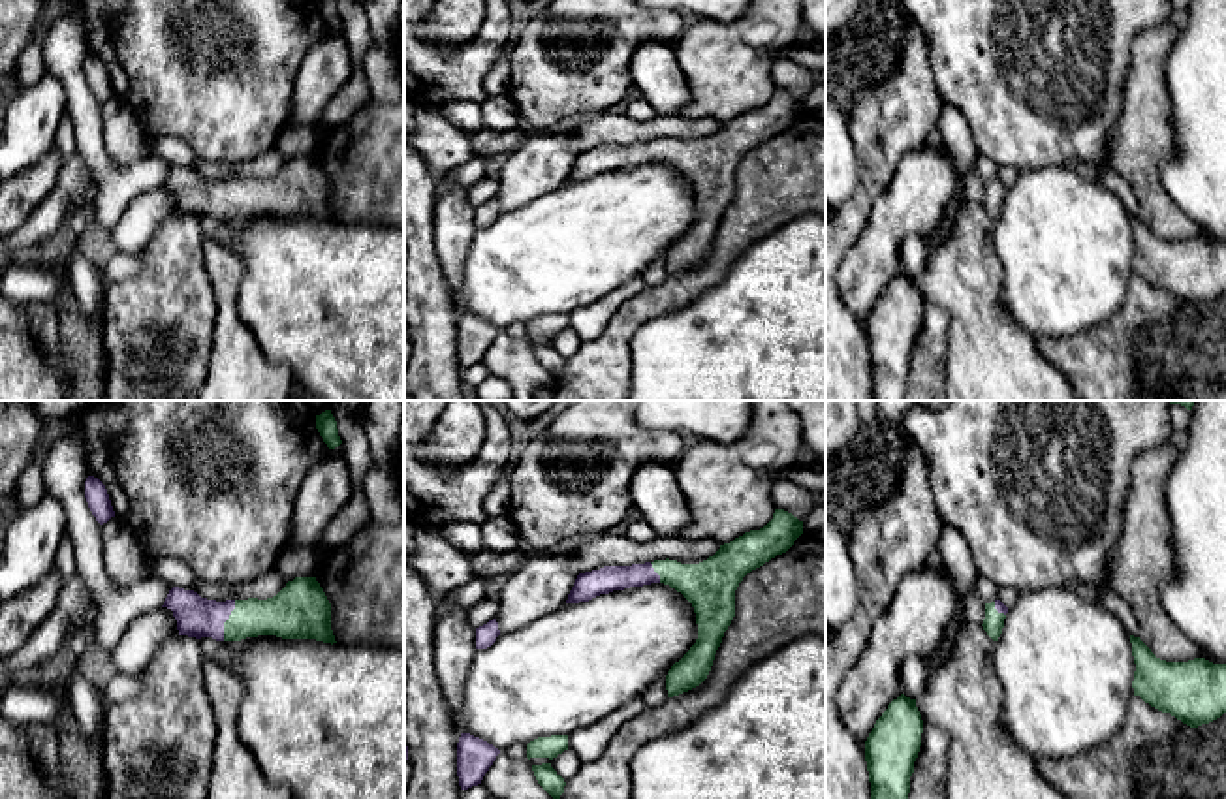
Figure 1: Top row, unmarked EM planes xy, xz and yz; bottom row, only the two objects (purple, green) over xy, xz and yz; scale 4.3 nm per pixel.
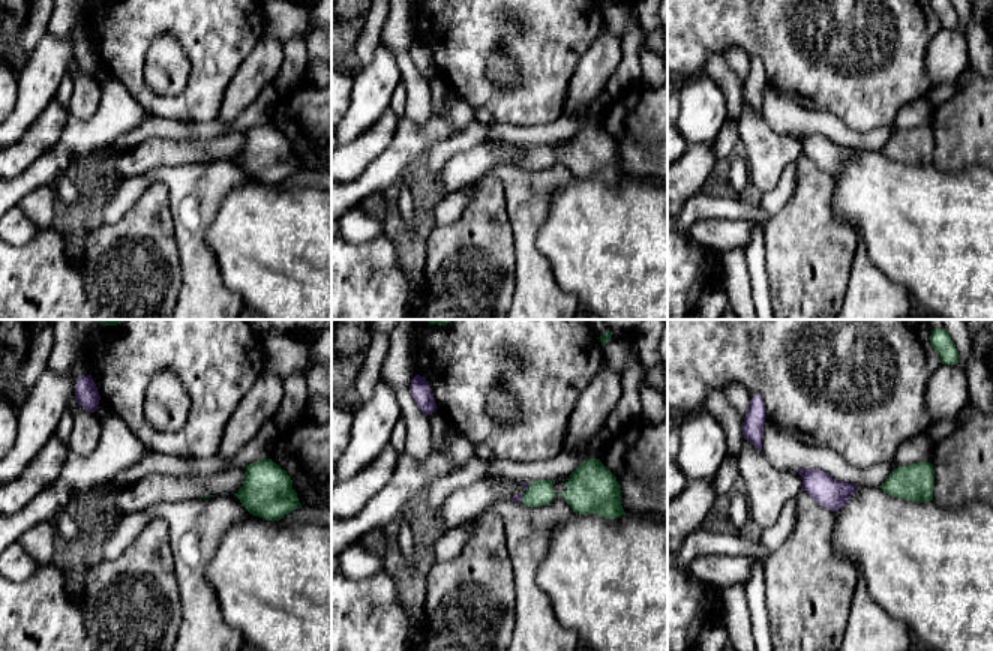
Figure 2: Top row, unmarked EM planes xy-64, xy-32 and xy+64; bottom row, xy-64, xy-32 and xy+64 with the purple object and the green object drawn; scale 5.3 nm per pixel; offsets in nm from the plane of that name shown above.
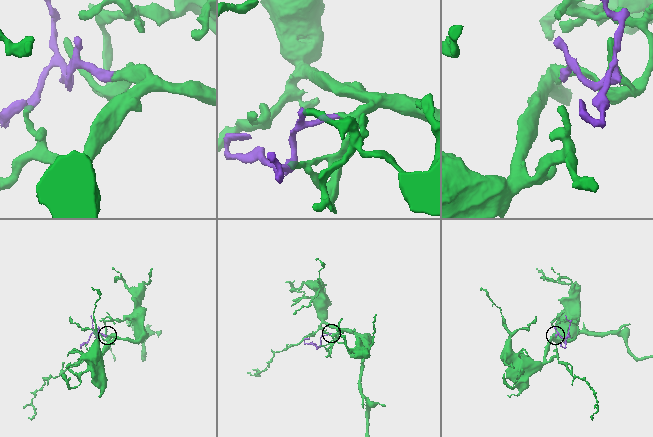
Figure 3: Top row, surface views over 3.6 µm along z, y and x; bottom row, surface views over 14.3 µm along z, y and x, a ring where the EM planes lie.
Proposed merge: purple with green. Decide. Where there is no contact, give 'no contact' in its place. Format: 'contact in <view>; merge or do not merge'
contact in xy; merge

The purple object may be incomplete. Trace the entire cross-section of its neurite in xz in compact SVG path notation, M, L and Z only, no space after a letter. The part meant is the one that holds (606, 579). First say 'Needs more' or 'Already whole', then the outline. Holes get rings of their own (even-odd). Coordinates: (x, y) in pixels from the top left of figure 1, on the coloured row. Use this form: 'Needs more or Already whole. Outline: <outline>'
Needs more. Outline: M784 509L760 530L745 532L699 564L654 560L632 566L604 566L579 573L566 603L589 602L600 594L664 583L694 607L698 639L666 675L668 697L699 686L713 666L724 632L735 617L735 590L743 577L786 553L803 534L803 521Z

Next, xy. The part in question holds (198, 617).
Needs more. Outline: M295 577L273 598L207 600L173 587L162 607L173 611L179 635L241 641L258 635L337 643L331 603L316 577Z

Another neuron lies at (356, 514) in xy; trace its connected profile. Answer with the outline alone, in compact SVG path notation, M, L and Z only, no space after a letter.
M348 406L329 408L338 429L338 436L344 444L344 462L352 476L352 496L342 511L327 525L320 543L329 551L346 543L361 526L370 521L369 504L363 493L363 479L372 466L372 457L363 431L363 412Z

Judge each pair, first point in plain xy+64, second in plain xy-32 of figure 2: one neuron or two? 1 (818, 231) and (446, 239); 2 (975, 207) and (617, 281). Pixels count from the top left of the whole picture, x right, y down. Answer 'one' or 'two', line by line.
1: one
2: one

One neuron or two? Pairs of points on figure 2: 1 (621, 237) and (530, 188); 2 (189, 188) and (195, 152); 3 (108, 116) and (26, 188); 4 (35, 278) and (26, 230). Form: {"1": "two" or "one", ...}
{"1": "two", "2": "two", "3": "one", "4": "two"}

